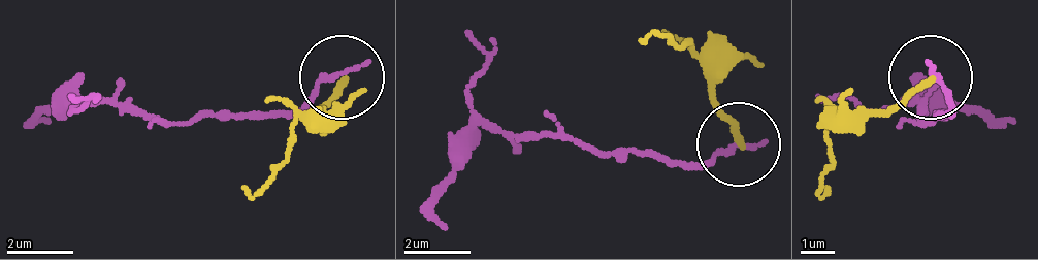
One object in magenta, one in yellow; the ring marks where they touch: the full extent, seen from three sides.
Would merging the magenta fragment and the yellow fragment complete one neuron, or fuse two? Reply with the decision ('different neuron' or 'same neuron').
different neuron

